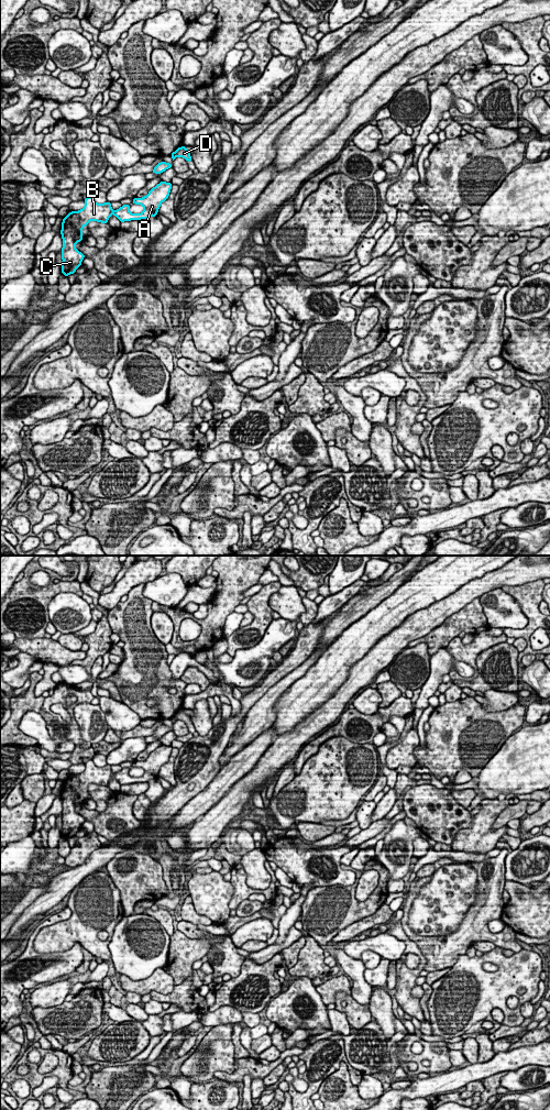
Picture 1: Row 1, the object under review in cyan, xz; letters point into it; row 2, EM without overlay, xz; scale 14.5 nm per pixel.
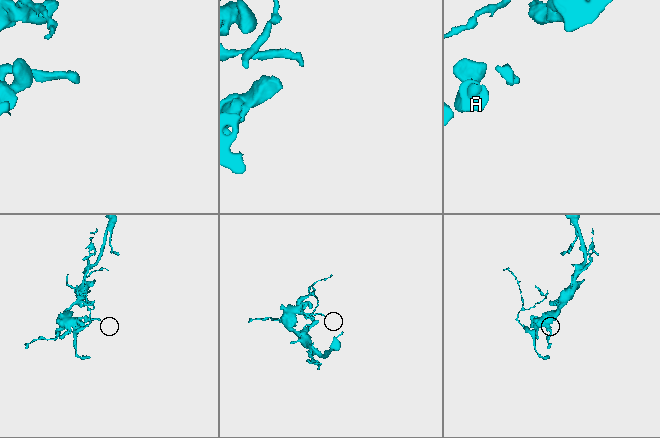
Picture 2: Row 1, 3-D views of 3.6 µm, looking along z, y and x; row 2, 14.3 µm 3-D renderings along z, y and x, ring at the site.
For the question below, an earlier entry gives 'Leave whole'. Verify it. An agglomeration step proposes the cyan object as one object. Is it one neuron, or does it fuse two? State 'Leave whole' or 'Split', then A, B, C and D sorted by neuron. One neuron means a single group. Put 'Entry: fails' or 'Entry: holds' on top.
Entry: fails
Split. Groups: A B C / D

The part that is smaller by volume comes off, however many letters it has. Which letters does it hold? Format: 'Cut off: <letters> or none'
Cut off: D

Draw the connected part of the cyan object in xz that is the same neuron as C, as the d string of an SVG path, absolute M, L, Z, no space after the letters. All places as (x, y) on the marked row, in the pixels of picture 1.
M161 182L153 187L143 198L135 197L132 204L142 205L144 210L142 213L131 213L129 208L131 205L122 205L121 208L112 210L111 202L97 204L92 197L85 198L85 207L79 211L69 211L63 218L62 222L62 274L68 276L74 274L81 265L85 254L75 249L75 244L82 241L82 228L88 226L89 221L108 223L110 216L113 213L120 222L148 219L156 217L161 204L168 199L173 184Z

